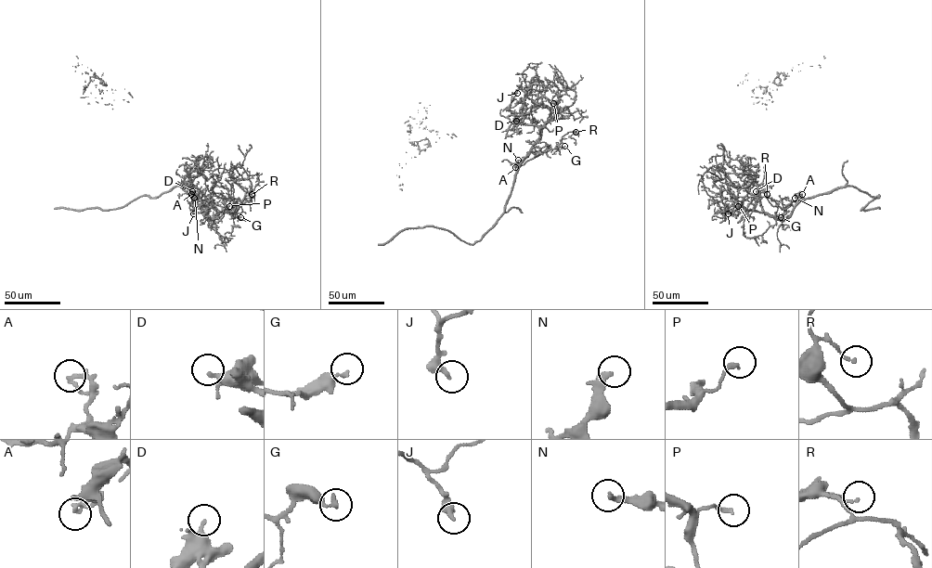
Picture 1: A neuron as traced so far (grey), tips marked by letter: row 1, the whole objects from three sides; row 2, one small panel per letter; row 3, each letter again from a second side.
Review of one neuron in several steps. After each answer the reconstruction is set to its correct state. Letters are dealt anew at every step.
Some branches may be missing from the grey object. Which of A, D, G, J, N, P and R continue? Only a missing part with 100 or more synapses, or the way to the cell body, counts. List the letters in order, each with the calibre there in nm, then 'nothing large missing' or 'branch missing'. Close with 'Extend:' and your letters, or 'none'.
A: 160 nm | nothing large missing
D: 200 nm | nothing large missing
G: 200 nm | nothing large missing
J: 280 nm | nothing large missing
N: 280 nm | branch missing
P: 190 nm | nothing large missing
R: 130 nm | nothing large missing
Extend: N

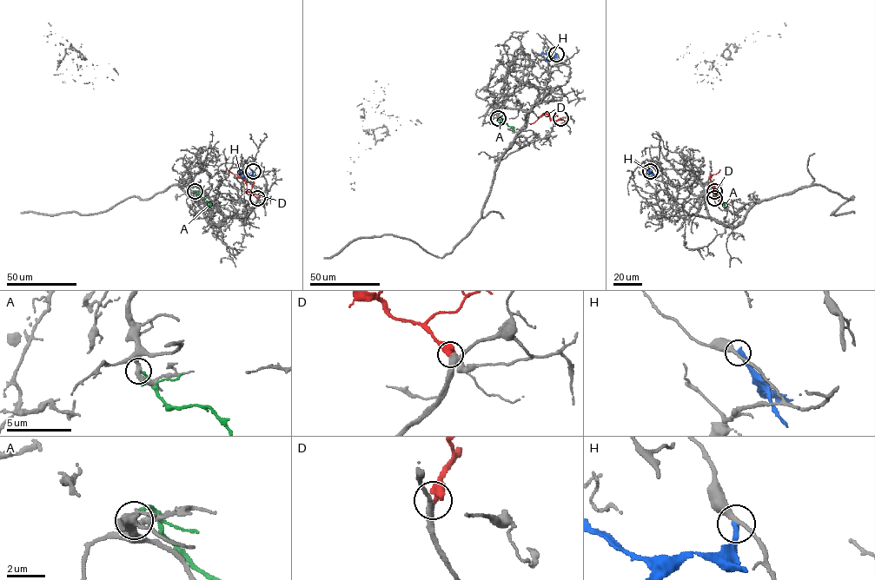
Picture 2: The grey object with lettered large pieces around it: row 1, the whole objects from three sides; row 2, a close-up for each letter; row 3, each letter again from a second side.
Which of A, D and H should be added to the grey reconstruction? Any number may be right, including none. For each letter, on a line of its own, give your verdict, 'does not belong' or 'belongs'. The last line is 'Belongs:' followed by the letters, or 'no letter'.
A: does not belong
D: belongs
H: does not belong
Belongs: D

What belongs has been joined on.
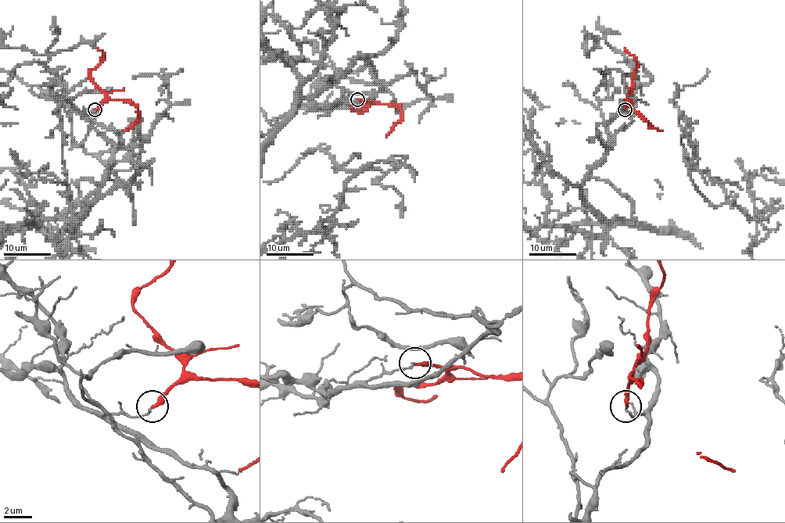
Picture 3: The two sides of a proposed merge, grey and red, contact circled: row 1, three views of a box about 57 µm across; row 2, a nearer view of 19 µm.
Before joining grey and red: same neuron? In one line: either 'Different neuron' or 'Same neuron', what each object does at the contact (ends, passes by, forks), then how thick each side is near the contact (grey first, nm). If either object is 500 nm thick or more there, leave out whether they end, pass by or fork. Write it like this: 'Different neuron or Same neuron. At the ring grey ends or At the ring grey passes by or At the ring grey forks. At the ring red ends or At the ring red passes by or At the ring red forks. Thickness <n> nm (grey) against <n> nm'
Different neuron. At the ring grey ends. At the ring red ends. Thickness 140 nm (grey) against 320 nm

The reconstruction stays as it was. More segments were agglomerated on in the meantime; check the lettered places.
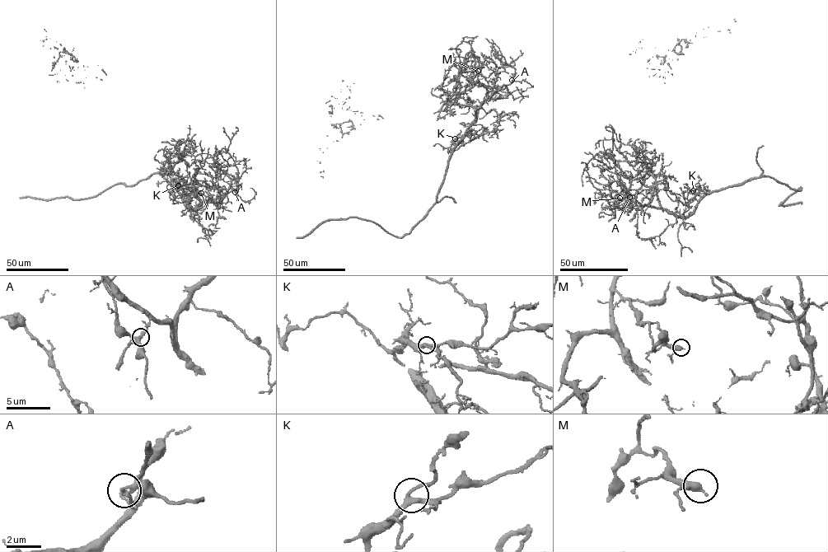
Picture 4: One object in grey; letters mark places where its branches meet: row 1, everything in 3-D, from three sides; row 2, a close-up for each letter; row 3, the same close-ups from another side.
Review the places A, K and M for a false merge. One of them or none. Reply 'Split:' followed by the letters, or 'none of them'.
Split: A

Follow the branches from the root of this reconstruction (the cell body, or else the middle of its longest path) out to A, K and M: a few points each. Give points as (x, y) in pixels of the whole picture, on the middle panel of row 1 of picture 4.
A: (474, 107), (478, 109), (488, 96), (512, 80)
K: (474, 107), (476, 109), (474, 119), (451, 149), (451, 144), (455, 138)
M: (474, 107), (479, 106), (488, 93), (483, 84), (468, 80), (473, 68), (478, 71)

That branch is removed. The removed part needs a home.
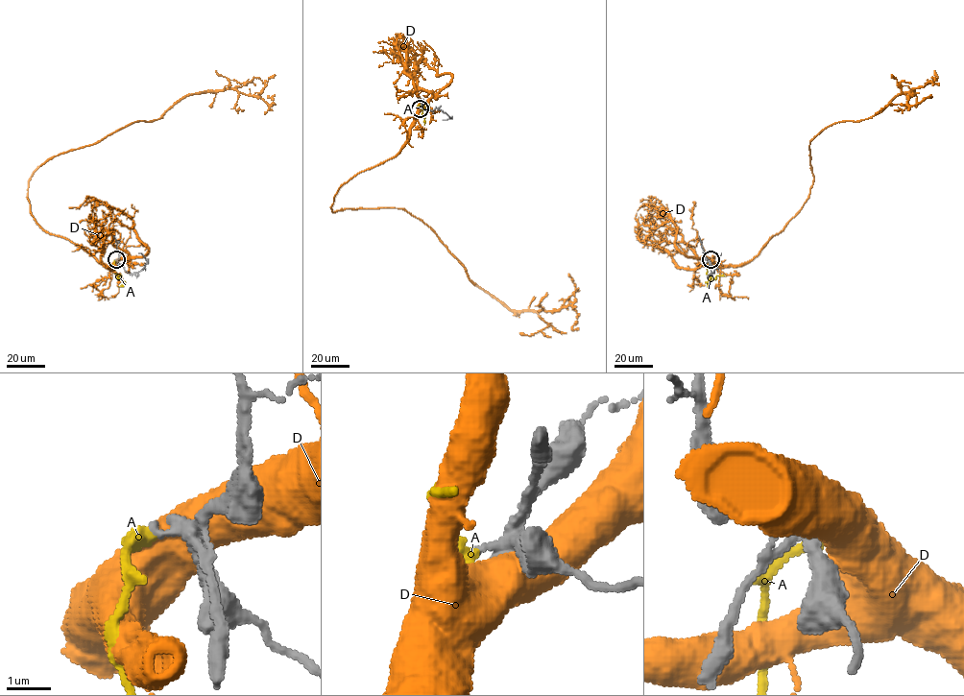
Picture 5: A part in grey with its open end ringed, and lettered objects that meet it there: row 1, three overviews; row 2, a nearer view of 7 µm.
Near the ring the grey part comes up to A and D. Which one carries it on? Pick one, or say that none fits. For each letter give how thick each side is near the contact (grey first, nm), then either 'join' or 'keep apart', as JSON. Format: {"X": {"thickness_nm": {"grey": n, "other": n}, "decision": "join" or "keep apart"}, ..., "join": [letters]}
{"A": {"thickness_nm": {"grey": 240, "other": 340}, "decision": "keep apart"}, "D": {"thickness_nm": {"grey": 320, "other": 750}, "decision": "keep apart"}, "join": []}

